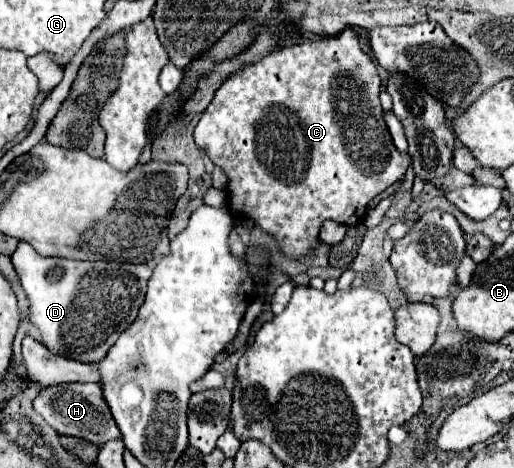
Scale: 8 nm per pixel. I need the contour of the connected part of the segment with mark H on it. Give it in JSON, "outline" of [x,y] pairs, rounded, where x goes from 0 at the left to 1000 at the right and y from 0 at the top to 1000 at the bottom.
{"outline":[[[105,821],[78,833],[70,855],[62,859],[66,876],[89,893],[89,902],[113,923],[113,927],[136,927],[163,936],[187,953],[198,953],[210,940],[233,936],[233,919],[226,915],[226,902],[218,897],[218,885],[210,880],[210,868],[202,863],[198,838],[191,821]]]}

